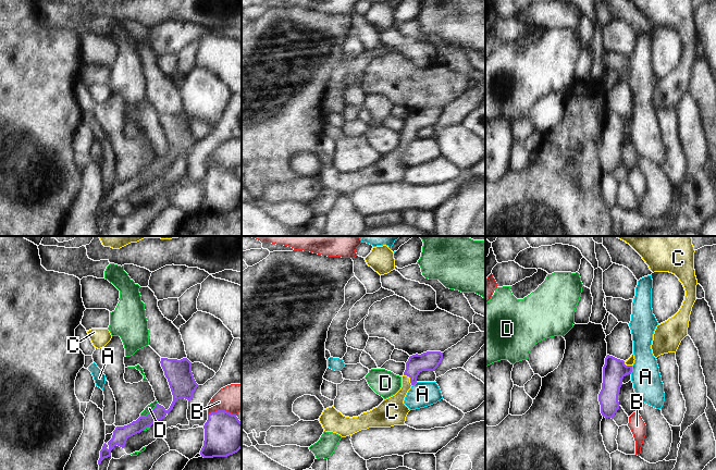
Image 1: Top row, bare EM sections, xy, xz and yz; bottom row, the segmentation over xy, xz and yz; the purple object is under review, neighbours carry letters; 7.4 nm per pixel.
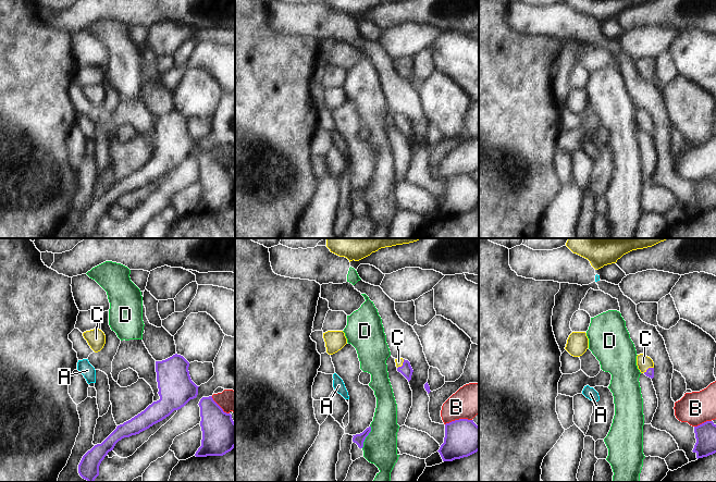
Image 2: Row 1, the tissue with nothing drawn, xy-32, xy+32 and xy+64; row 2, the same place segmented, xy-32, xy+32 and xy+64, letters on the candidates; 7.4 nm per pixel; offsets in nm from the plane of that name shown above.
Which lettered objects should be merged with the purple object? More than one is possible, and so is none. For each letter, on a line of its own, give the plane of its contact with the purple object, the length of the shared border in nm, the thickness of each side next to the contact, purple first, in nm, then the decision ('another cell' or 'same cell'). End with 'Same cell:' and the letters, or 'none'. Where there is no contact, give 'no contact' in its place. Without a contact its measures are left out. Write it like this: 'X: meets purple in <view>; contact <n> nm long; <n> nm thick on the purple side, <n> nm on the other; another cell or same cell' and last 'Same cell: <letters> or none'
A: meets purple in yz; contact 70 nm long; 170 nm thick on the purple side, 220 nm on the other; another cell
B: meets purple in xy; contact 200 nm long; 300 nm thick on the purple side, 220 nm on the other; another cell
C: meets purple in xz; contact 110 nm long; 140 nm thick on the purple side, 160 nm on the other; same cell
D: meets purple in xy; contact 170 nm long; 100 nm thick on the purple side, 60 nm on the other; another cell
Same cell: C

